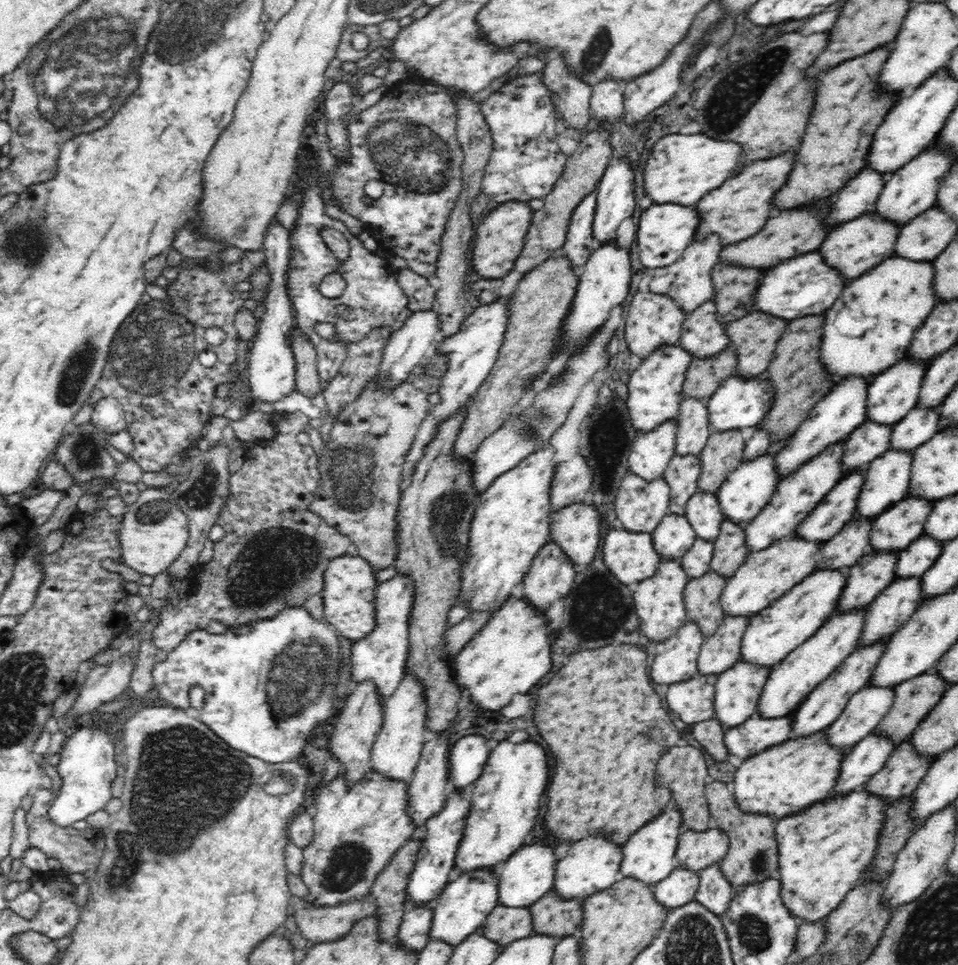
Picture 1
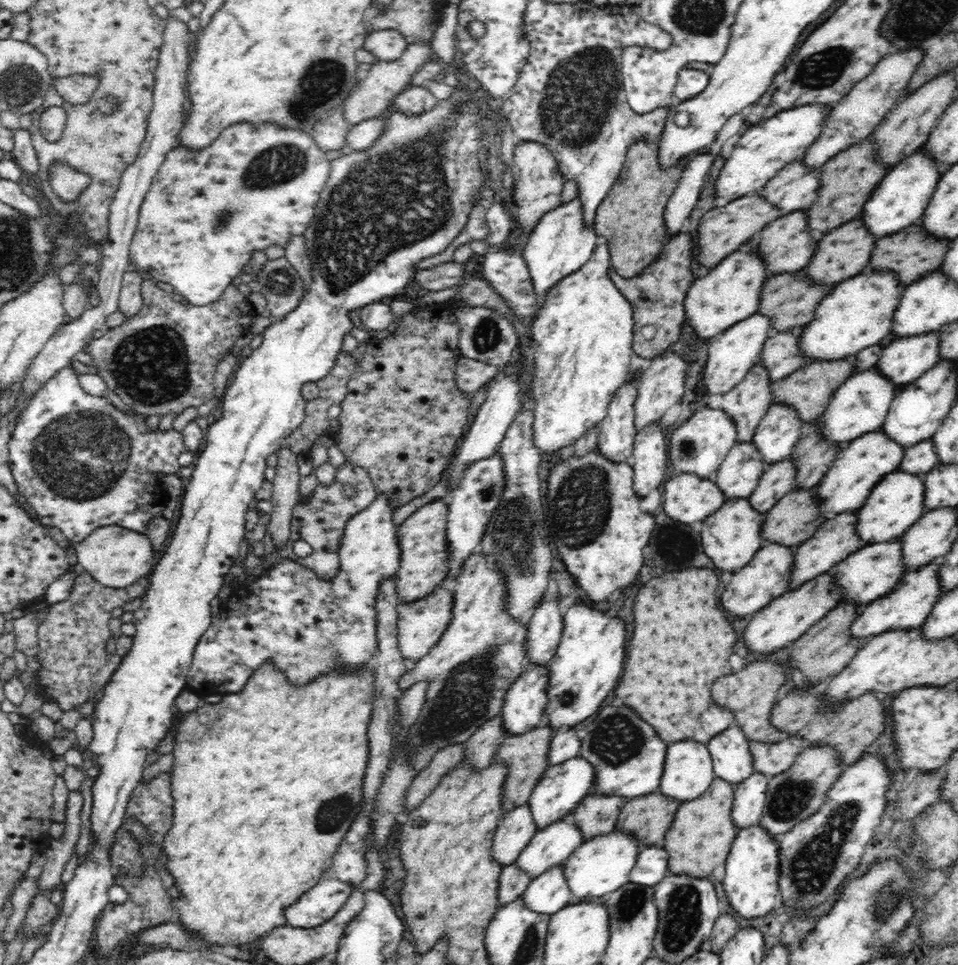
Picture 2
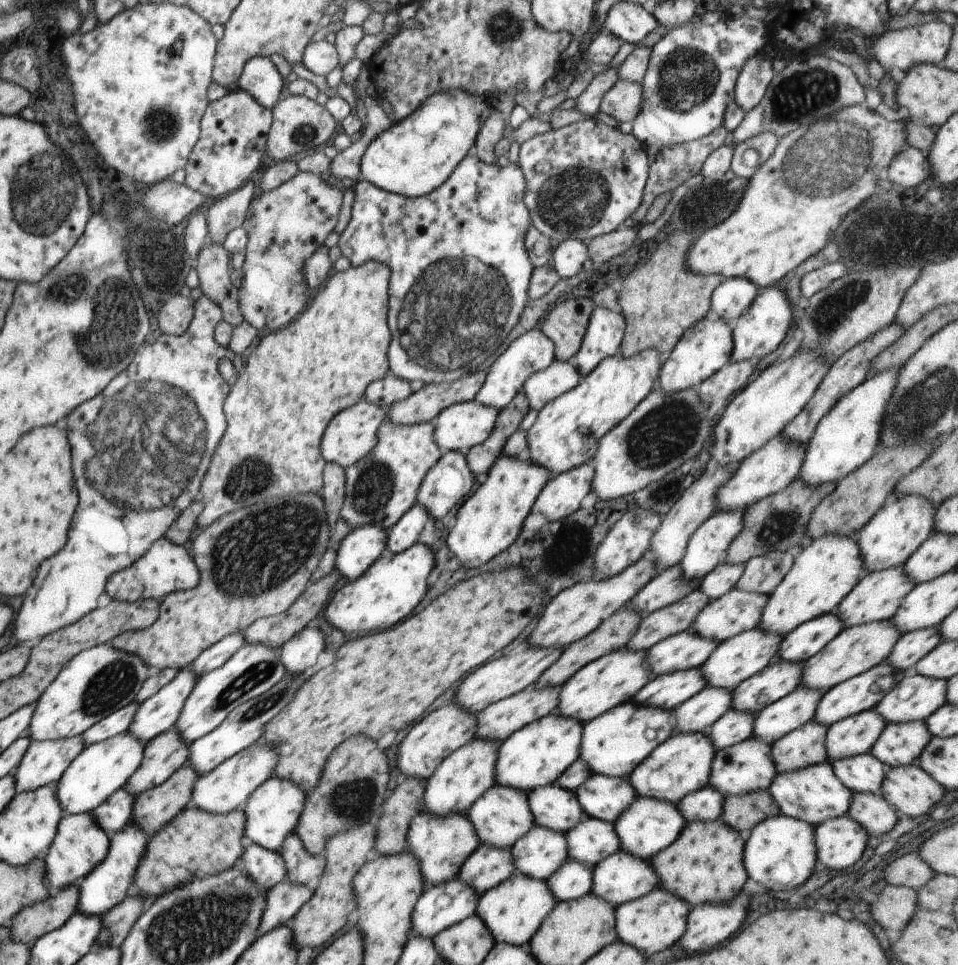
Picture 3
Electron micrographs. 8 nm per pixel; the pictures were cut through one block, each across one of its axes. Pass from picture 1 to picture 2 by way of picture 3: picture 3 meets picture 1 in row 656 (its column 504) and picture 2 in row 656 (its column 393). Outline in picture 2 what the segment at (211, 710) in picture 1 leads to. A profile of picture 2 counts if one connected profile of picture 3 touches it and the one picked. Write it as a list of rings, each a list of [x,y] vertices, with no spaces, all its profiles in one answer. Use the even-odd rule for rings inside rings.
[[[377,494],[376,500],[372,501],[370,506],[367,506],[364,510],[361,510],[358,514],[354,514],[346,526],[344,526],[344,536],[342,536],[342,542],[338,546],[338,557],[340,557],[340,570],[334,578],[330,580],[323,580],[315,572],[312,572],[306,566],[302,566],[294,562],[289,555],[285,555],[279,558],[276,563],[266,570],[262,575],[257,577],[249,584],[244,584],[233,590],[226,602],[224,602],[217,614],[211,616],[211,623],[209,629],[205,634],[202,634],[198,644],[195,646],[193,659],[189,668],[190,676],[187,677],[187,689],[192,689],[198,694],[221,694],[229,695],[232,693],[240,692],[246,681],[251,677],[251,674],[260,665],[264,663],[274,663],[280,671],[286,673],[286,677],[294,684],[306,684],[310,678],[314,678],[316,674],[320,672],[328,672],[332,669],[350,669],[350,671],[358,670],[362,665],[370,662],[374,658],[374,654],[377,650],[377,614],[375,609],[376,597],[378,594],[378,587],[380,583],[388,577],[394,578],[397,574],[400,566],[400,543],[398,543],[398,528],[399,526],[394,523],[392,514],[396,508],[392,505],[391,498],[386,494]]]

